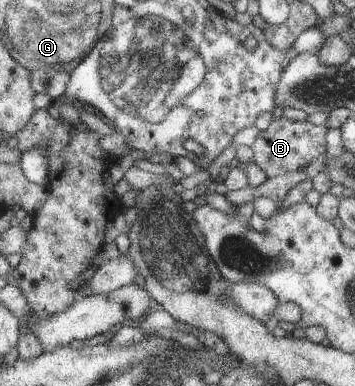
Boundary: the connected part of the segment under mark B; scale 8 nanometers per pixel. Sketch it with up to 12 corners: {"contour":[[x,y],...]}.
{"contour":[[271,118],[250,146],[266,175],[324,154],[327,128]]}

